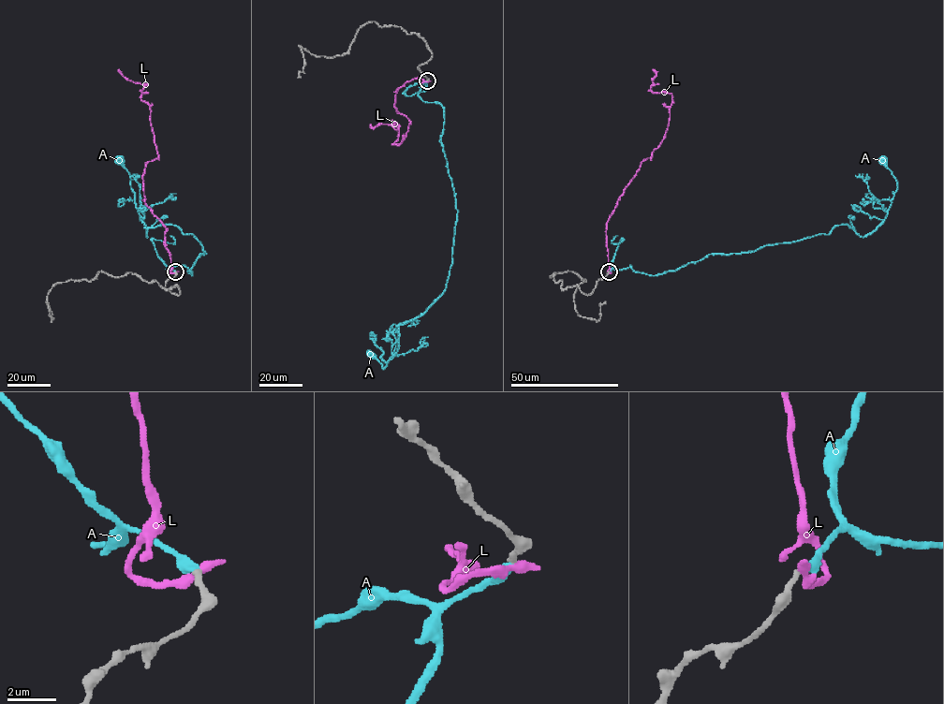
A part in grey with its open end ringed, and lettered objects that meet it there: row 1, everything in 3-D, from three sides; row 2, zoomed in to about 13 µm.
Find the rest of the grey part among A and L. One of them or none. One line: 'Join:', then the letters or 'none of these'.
Join: A

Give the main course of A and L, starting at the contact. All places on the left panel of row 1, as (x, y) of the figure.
A: (175, 271), (167, 270), (184, 266), (191, 275), (202, 246), (172, 225), (149, 227), (147, 236), (117, 159)
L: (176, 271), (166, 227), (145, 199), (143, 169), (158, 155), (140, 99), (147, 84), (117, 68)

